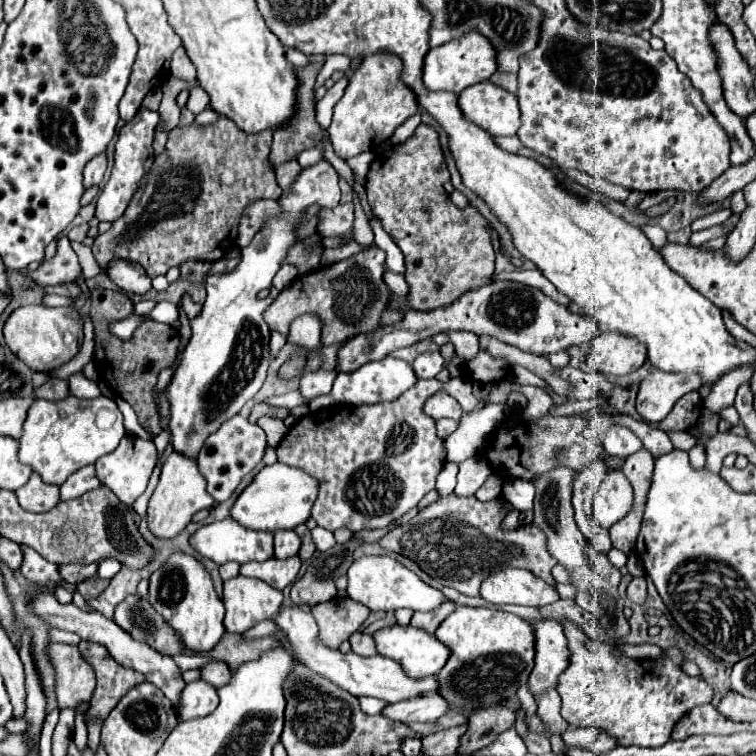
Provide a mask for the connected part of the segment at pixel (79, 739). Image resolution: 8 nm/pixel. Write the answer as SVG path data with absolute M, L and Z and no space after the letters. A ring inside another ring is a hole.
M85 702L75 709L75 731L73 740L82 753L85 751L88 744L88 732L83 716L88 706L89 702Z

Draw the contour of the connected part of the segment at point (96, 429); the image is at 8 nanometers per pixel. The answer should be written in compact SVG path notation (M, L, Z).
M71 395L61 401L37 399L27 411L23 437L19 439L19 459L31 465L45 483L63 485L69 475L113 451L123 435L123 415L109 397L101 395L91 401Z

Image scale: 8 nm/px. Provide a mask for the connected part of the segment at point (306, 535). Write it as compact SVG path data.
M299 525L299 527L295 529L295 533L301 537L301 551L299 551L299 557L301 557L303 561L311 559L313 553L315 553L315 543L313 543L313 539L311 539L311 531L309 531L305 525Z

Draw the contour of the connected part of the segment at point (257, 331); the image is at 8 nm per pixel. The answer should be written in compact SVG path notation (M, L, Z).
M323 159L301 171L291 193L281 197L281 217L271 217L247 247L239 247L241 263L233 273L213 275L207 279L207 299L199 317L191 319L193 337L183 351L181 363L167 385L167 401L171 405L171 443L173 451L195 459L205 439L261 389L269 367L269 327L263 321L263 309L279 293L257 299L261 289L271 289L271 279L281 267L287 249L297 241L293 235L301 213L309 205L333 207L341 199L337 171Z

